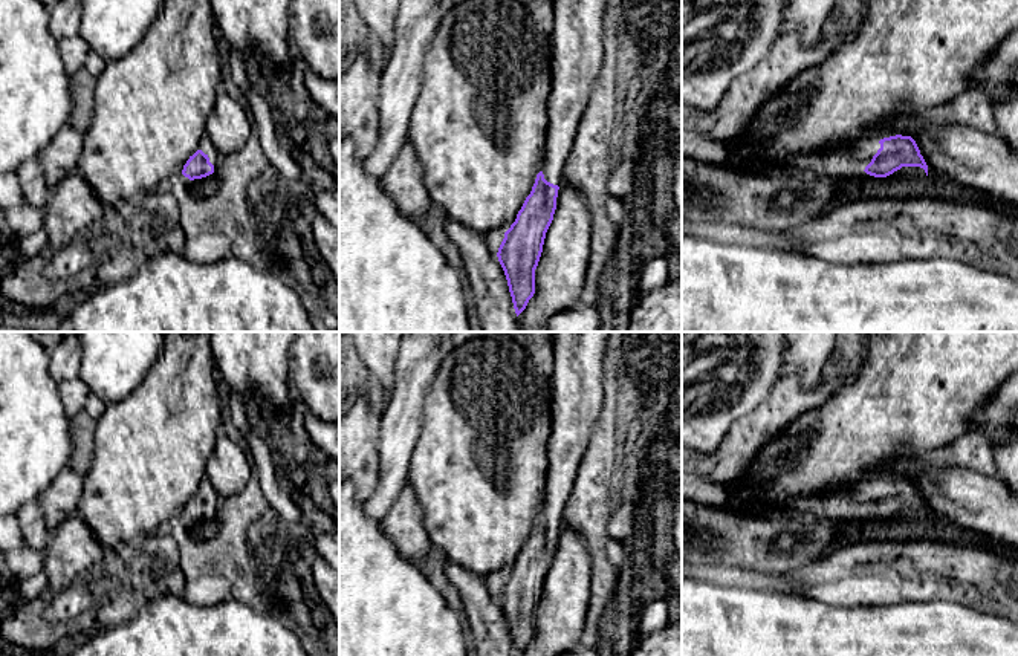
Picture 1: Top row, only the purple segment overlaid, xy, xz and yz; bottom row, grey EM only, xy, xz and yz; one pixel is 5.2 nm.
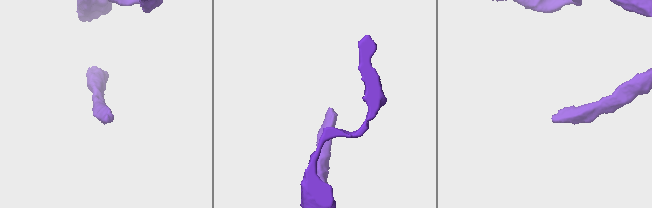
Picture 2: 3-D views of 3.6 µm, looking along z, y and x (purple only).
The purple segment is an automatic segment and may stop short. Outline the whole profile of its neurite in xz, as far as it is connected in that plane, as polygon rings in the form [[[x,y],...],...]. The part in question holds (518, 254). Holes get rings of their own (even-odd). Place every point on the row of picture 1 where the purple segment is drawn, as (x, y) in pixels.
[[[613,0],[553,2],[553,28],[546,40],[552,89],[543,170],[497,252],[517,317],[535,294],[535,269],[556,209],[562,170],[601,69],[602,24],[611,3]]]

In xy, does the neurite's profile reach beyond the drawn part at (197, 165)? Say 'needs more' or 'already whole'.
needs more

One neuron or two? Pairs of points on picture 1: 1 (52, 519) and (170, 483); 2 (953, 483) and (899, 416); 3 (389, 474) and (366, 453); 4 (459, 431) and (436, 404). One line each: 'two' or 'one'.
1: two
2: two
3: two
4: one

